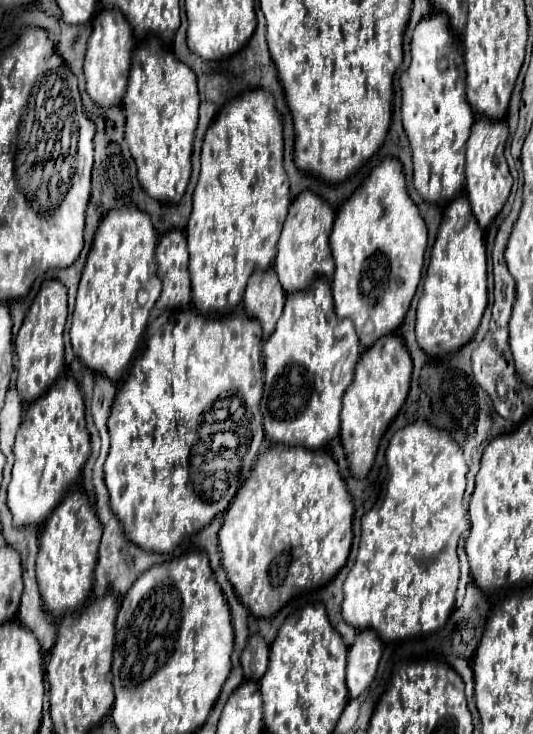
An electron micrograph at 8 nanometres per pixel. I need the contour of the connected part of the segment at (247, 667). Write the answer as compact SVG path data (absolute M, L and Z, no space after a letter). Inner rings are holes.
M252 636L248 648L242 652L240 664L244 670L244 680L258 682L268 668L268 646L258 636Z

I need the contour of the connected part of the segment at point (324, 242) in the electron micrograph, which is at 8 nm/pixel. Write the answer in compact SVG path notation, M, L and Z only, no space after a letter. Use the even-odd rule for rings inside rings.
M304 190L292 202L286 222L284 222L284 230L280 234L278 256L274 262L274 270L278 274L278 280L282 282L282 290L286 290L286 294L292 294L294 290L306 290L306 286L310 286L310 282L314 278L318 278L318 274L322 274L328 280L332 278L334 258L330 252L328 236L330 236L330 230L334 224L334 214L336 214L334 208L310 190Z

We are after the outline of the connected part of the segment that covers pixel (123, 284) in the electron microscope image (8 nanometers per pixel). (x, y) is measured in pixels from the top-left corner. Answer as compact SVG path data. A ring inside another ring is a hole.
M127 205L120 209L110 210L98 226L94 236L92 250L88 254L82 280L76 294L76 308L72 316L70 340L74 354L98 374L106 374L110 380L118 382L128 372L130 362L138 350L140 338L146 330L150 310L154 308L160 296L160 278L156 276L155 250L158 244L158 234L155 231L148 214L135 205Z

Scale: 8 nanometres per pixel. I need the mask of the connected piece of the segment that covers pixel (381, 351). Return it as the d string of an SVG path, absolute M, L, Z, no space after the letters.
M388 334L368 348L356 366L356 376L342 400L342 430L340 440L350 464L350 472L356 478L366 478L376 460L378 444L388 424L396 418L398 410L406 402L412 376L412 358L400 336Z

